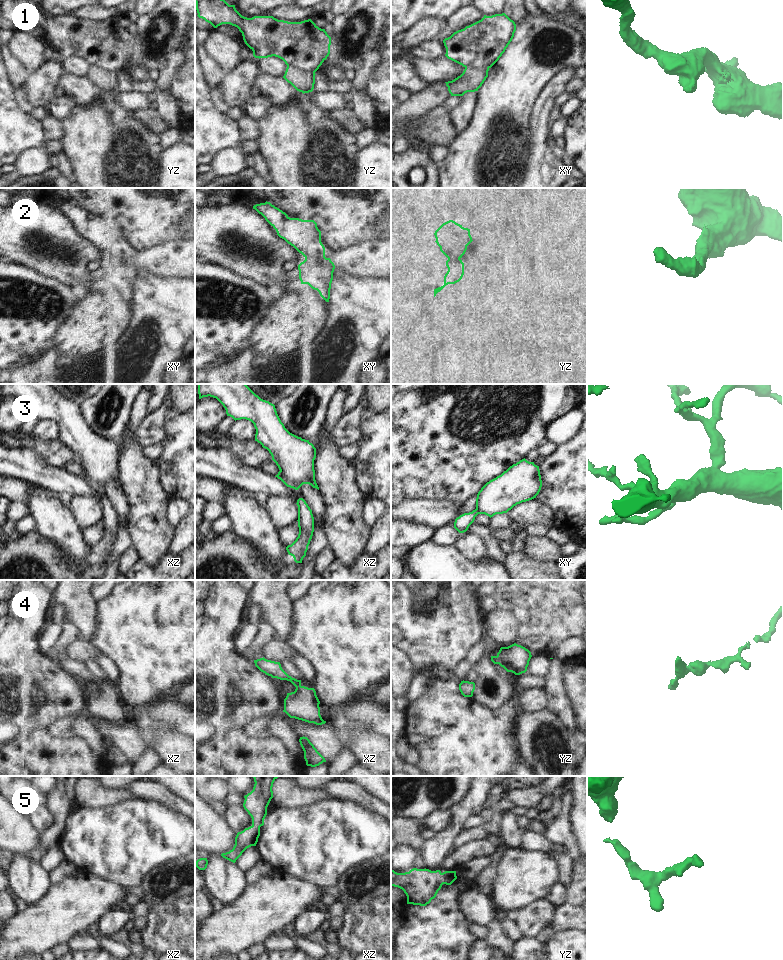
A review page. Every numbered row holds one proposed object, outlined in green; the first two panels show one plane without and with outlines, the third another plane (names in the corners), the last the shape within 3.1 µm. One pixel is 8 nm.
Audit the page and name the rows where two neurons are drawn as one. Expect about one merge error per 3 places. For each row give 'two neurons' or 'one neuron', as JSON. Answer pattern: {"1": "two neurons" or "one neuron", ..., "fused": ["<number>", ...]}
{"1": "two neurons", "2": "one neuron", "3": "two neurons", "4": "one neuron", "5": "one neuron", "fused": ["1", "3"]}

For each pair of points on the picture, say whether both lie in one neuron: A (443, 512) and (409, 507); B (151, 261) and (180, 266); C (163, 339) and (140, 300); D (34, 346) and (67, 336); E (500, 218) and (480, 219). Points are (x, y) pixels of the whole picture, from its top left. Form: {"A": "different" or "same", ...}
{"A": "same", "B": "same", "C": "same", "D": "different", "E": "same"}

